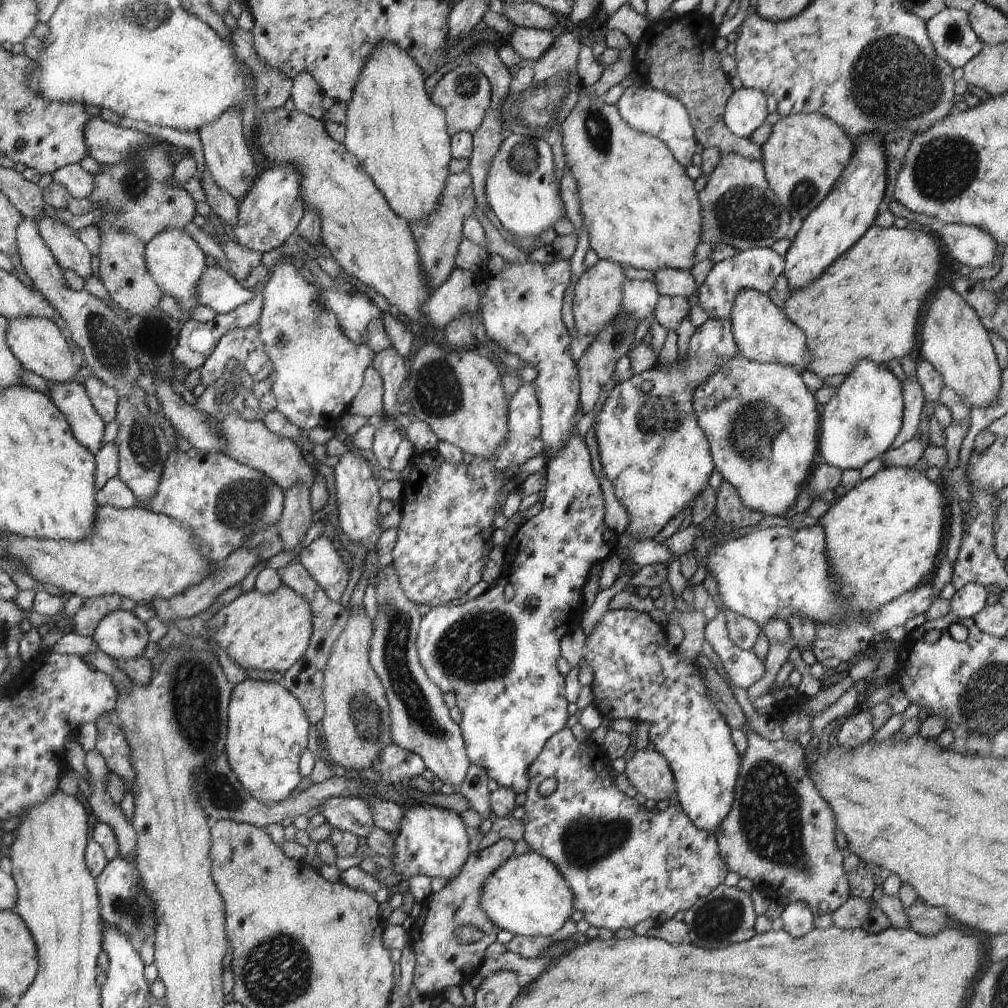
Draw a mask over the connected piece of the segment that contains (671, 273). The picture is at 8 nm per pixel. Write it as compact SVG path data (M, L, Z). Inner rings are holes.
M670 267L657 268L654 271L653 283L660 295L669 297L682 295L688 298L688 296L694 294L696 288L699 288L689 271Z

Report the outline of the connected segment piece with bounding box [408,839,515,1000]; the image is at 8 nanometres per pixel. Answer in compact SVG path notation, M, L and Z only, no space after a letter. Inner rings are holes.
M508 839L499 840L482 851L473 848L461 866L461 871L439 892L430 893L421 903L419 917L408 932L411 949L415 954L413 984L420 995L438 1000L442 998L447 986L461 986L468 981L469 976L477 973L485 958L484 951L496 942L496 935L500 931L499 926L486 916L485 910L480 906L483 882L495 868L515 854L514 848L515 843ZM466 924L484 932L483 937L471 944L460 944L454 936L454 930Z

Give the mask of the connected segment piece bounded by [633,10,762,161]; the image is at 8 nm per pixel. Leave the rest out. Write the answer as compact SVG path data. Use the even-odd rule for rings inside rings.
M698 10L648 23L634 48L633 62L646 60L642 62L646 64L643 82L682 102L688 111L695 139L704 149L716 147L722 156L736 153L760 161L761 147L749 138L740 138L730 132L723 117L726 103L734 90L729 76L722 71L720 62L724 52L714 48L717 29L710 17L701 15Z

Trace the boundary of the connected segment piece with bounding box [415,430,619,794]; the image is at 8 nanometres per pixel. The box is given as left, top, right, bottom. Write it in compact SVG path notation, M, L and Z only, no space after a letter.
M574 431L561 446L557 453L552 453L549 457L545 456L545 484L541 493L542 510L528 519L511 537L506 544L505 562L502 565L502 572L499 579L490 588L477 598L460 604L458 606L432 607L427 614L421 617L419 629L416 637L417 653L430 680L444 692L452 692L456 698L456 706L462 712L462 719L458 726L467 750L467 757L470 763L476 764L487 772L488 780L496 780L500 787L510 788L516 794L524 794L529 787L529 768L537 760L537 756L542 752L544 745L551 736L558 731L566 728L568 722L568 704L565 697L565 676L560 674L556 668L556 660L561 655L560 641L566 633L571 631L570 624L574 624L574 616L583 616L583 587L590 577L589 570L596 563L608 559L616 549L619 535L614 532L604 520L605 504L603 492L598 479L591 467L591 456L579 432Z

